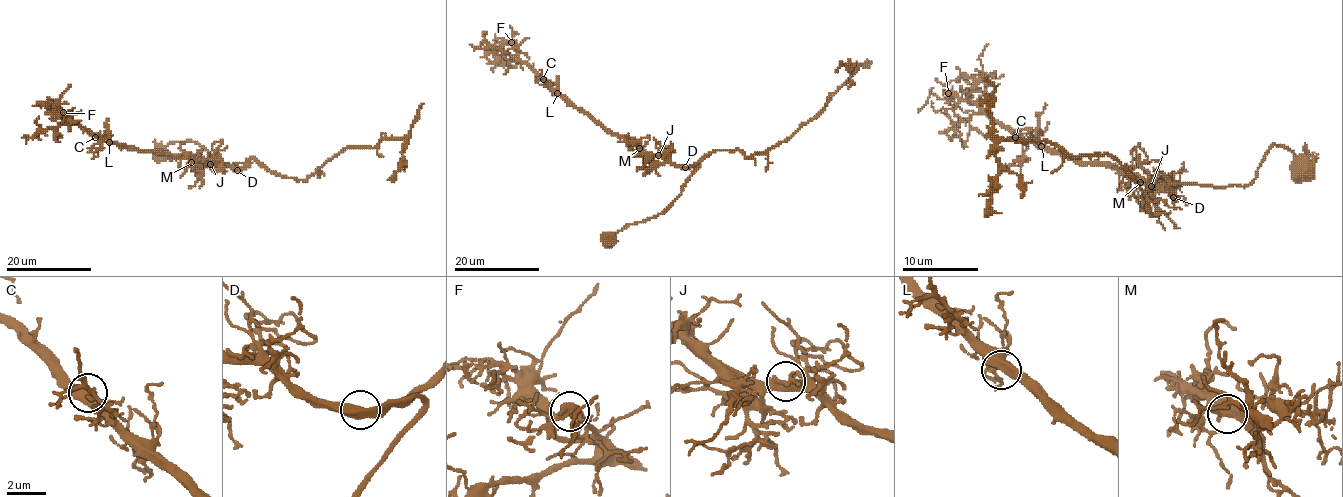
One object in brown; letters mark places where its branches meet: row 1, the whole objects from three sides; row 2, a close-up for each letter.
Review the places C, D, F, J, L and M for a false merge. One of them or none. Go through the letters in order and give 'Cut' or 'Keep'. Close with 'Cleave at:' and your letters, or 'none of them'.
C: Keep
D: Keep
F: Keep
J: Keep
L: Keep
M: Keep
Cleave at: none of them

